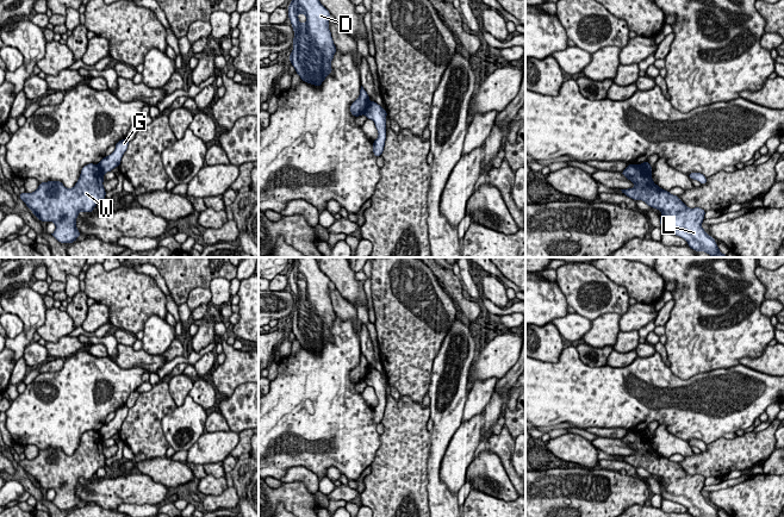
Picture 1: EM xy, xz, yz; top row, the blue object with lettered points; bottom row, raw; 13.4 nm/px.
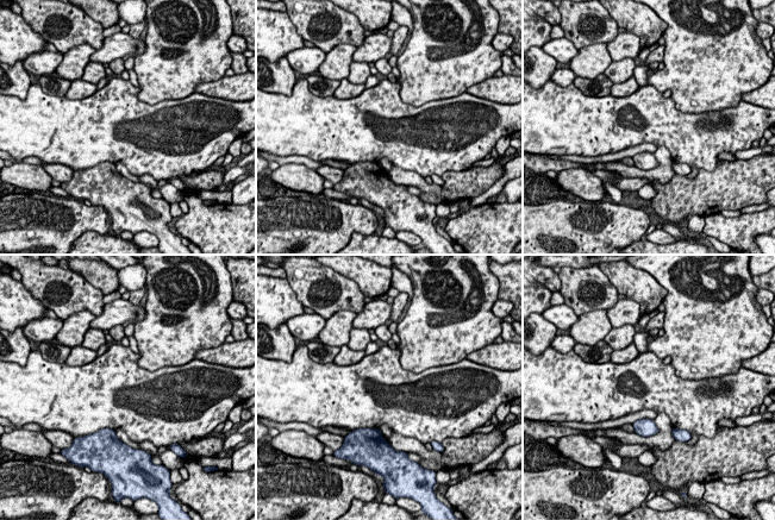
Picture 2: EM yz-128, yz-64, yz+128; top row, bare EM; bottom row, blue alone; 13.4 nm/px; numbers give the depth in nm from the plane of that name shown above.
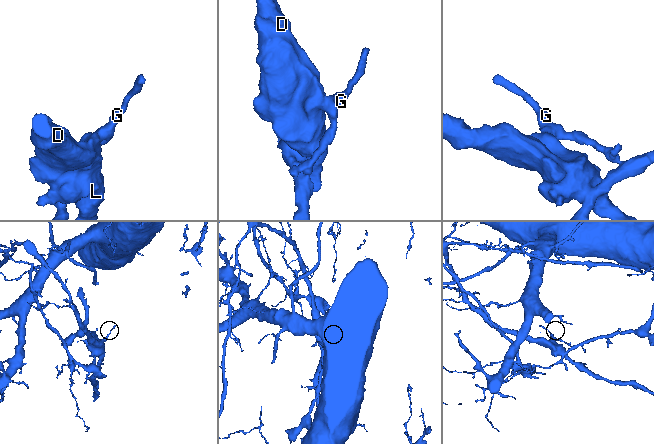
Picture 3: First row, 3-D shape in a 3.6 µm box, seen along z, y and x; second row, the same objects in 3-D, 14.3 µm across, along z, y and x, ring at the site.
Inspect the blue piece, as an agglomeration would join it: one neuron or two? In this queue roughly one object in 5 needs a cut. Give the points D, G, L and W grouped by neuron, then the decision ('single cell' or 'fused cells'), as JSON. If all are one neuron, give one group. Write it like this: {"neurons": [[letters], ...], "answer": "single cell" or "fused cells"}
{"neurons": [["D", "L", "W"], ["G"]], "answer": "fused cells"}

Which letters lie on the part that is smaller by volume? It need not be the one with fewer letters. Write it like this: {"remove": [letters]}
{"remove": ["D", "L", "W"]}

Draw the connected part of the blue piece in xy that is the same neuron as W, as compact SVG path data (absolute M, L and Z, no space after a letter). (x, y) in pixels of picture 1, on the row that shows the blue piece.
M86 164L81 169L80 179L73 188L66 188L61 181L41 182L32 193L21 193L19 198L32 213L42 222L54 222L55 232L51 233L61 243L73 243L81 235L76 228L76 218L80 211L92 213L100 200L105 200L106 191L102 186L104 173L99 164Z

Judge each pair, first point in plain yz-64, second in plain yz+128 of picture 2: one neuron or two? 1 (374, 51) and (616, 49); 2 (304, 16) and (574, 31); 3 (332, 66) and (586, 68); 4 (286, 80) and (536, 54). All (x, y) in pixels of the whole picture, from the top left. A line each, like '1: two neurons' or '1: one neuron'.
1: one neuron
2: one neuron
3: one neuron
4: one neuron

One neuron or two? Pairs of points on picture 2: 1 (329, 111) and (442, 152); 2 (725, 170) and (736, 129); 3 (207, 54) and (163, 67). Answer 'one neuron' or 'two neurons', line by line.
1: one neuron
2: two neurons
3: one neuron

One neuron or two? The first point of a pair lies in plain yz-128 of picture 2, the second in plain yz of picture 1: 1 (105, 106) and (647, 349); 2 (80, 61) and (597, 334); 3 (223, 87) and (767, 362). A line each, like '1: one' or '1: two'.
1: two
2: one
3: one

